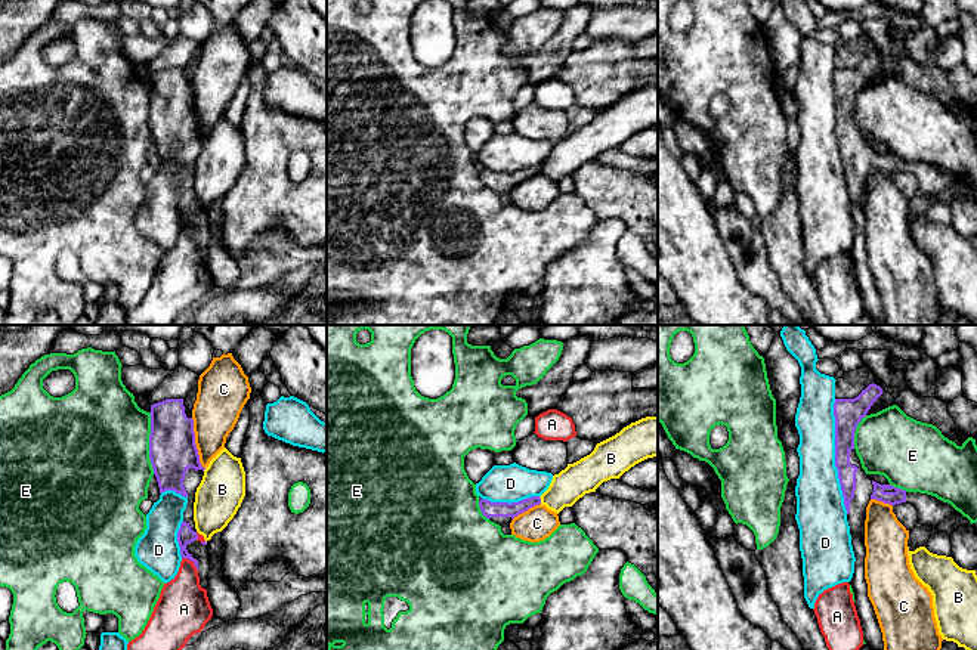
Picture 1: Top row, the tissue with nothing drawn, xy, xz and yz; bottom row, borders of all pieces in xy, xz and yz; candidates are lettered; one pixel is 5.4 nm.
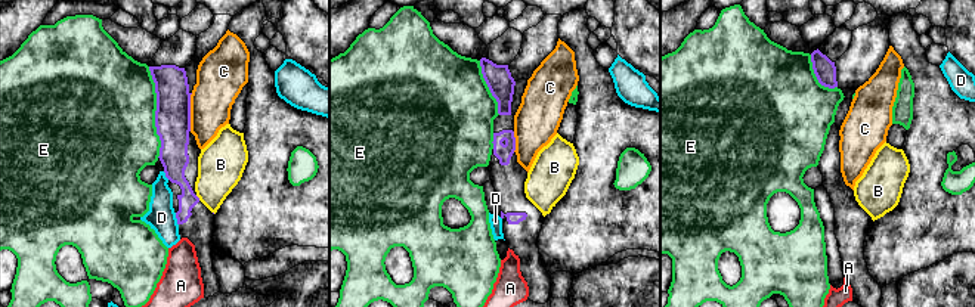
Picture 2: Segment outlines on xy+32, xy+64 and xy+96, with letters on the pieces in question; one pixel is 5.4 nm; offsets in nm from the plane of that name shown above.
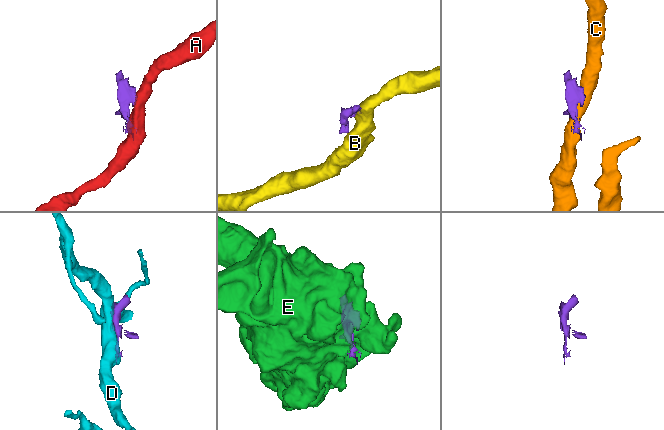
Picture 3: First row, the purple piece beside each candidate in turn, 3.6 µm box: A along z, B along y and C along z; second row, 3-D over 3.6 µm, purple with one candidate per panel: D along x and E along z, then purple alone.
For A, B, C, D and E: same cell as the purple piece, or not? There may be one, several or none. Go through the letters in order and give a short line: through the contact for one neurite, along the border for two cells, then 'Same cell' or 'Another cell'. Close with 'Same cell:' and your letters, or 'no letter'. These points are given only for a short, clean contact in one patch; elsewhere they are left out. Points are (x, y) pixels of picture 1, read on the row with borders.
A: Line: xy (182, 557), (186, 557), (197, 570). Another cell
B: Another cell
C: Another cell
D: Another cell
E: Another cell
Same cell: no letter

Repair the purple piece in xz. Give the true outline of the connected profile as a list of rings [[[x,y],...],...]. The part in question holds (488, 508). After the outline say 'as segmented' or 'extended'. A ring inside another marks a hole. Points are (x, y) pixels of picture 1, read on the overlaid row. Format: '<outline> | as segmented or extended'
[[[531,496],[531,498],[522,499],[519,502],[511,502],[511,504],[491,502],[488,499],[479,501],[482,514],[500,526],[511,523],[514,517],[517,517],[519,514],[539,504],[541,504],[539,496]]] | extended

